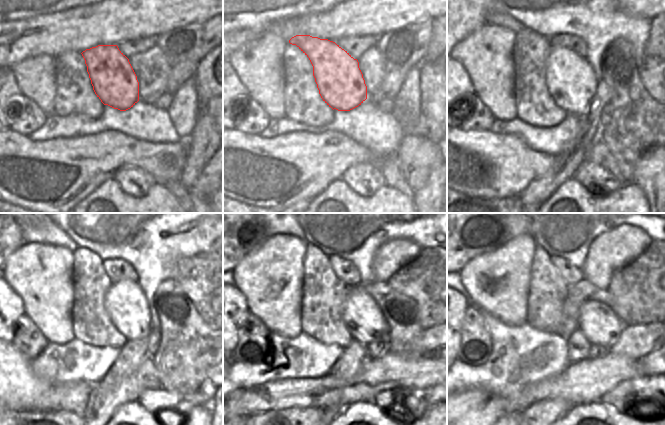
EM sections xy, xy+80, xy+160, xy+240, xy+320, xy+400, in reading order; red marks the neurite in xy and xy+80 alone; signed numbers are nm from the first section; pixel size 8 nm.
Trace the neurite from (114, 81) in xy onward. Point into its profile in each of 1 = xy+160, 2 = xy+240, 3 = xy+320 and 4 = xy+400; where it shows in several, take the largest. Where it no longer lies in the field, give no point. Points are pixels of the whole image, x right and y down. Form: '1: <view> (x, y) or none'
1: xy+160 (571, 81)
2: xy+240 (126, 304)
3: xy+320 (361, 314)
4: xy+400 (599, 324)

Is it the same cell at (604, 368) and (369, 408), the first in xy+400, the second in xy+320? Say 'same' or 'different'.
different

